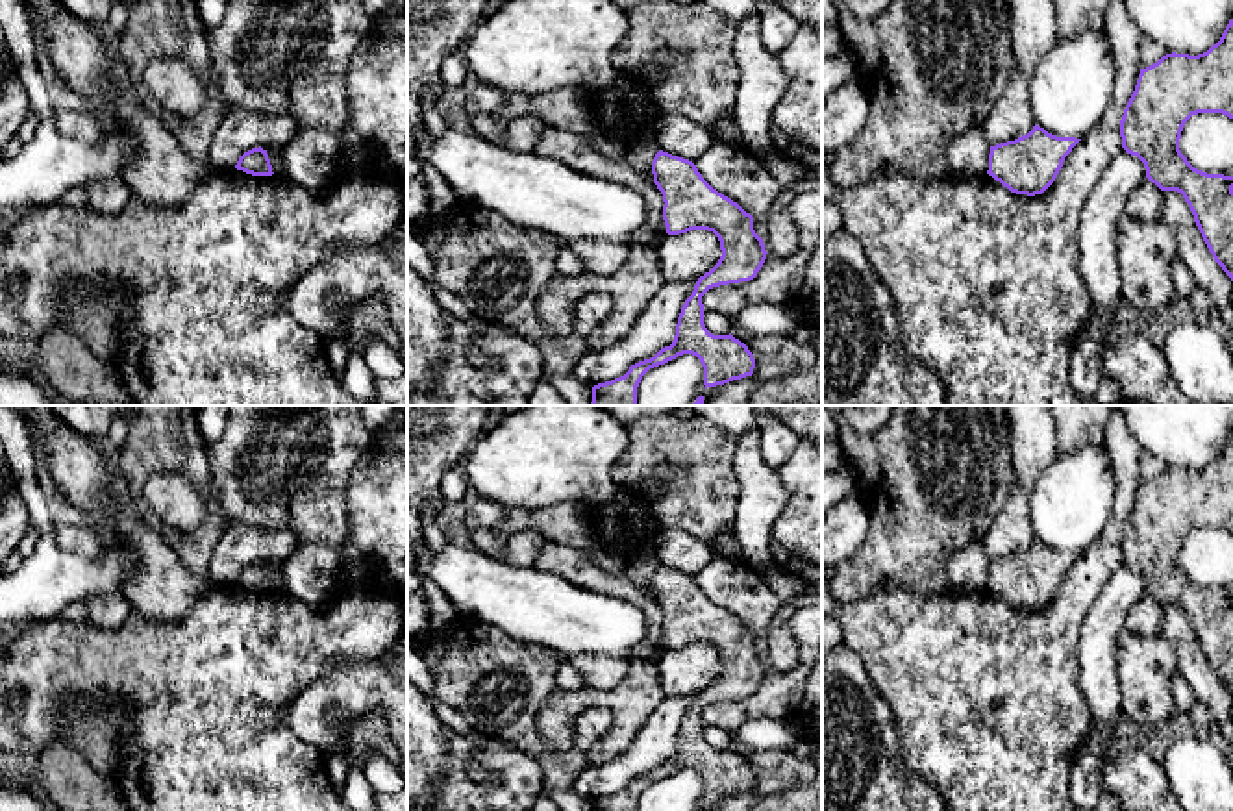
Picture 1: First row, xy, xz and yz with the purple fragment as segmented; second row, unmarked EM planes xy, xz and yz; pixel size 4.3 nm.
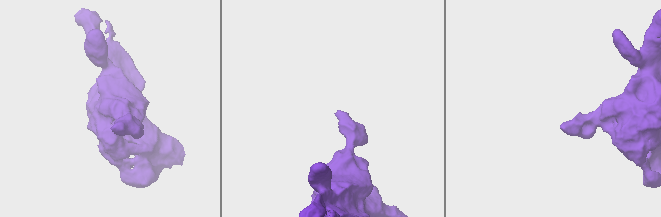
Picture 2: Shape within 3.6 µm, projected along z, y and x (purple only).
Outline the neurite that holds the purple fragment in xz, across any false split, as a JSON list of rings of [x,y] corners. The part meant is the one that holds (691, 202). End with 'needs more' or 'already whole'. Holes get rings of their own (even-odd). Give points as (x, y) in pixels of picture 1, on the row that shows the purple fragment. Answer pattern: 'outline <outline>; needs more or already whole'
outline [[[659,150],[652,161],[652,174],[663,194],[666,233],[713,231],[720,241],[722,256],[698,278],[692,294],[685,300],[672,344],[631,365],[624,376],[594,385],[591,406],[637,406],[642,376],[683,354],[700,359],[705,389],[752,376],[755,368],[754,354],[744,343],[731,333],[713,335],[705,328],[702,304],[709,289],[750,281],[761,270],[768,252],[754,230],[754,217],[713,189],[689,159]]]; already whole

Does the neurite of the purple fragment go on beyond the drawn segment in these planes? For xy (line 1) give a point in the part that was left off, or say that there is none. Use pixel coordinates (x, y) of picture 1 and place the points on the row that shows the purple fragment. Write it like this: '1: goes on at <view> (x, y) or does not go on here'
1: does not go on here

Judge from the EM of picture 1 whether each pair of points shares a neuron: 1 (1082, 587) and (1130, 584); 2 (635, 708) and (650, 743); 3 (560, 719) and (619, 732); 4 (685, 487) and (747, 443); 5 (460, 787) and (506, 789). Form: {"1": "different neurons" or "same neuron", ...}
{"1": "different neurons", "2": "different neurons", "3": "same neuron", "4": "different neurons", "5": "same neuron"}

